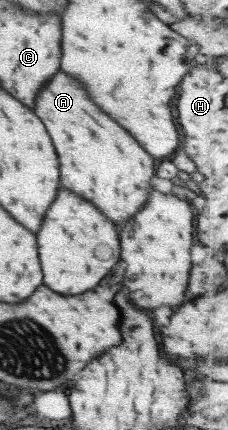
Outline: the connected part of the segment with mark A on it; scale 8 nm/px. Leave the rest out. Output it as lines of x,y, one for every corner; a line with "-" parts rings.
61,72
41,90
33,112
45,124
57,152
61,188
91,202
115,226
123,226
147,202
157,162
119,124
91,106
79,82

